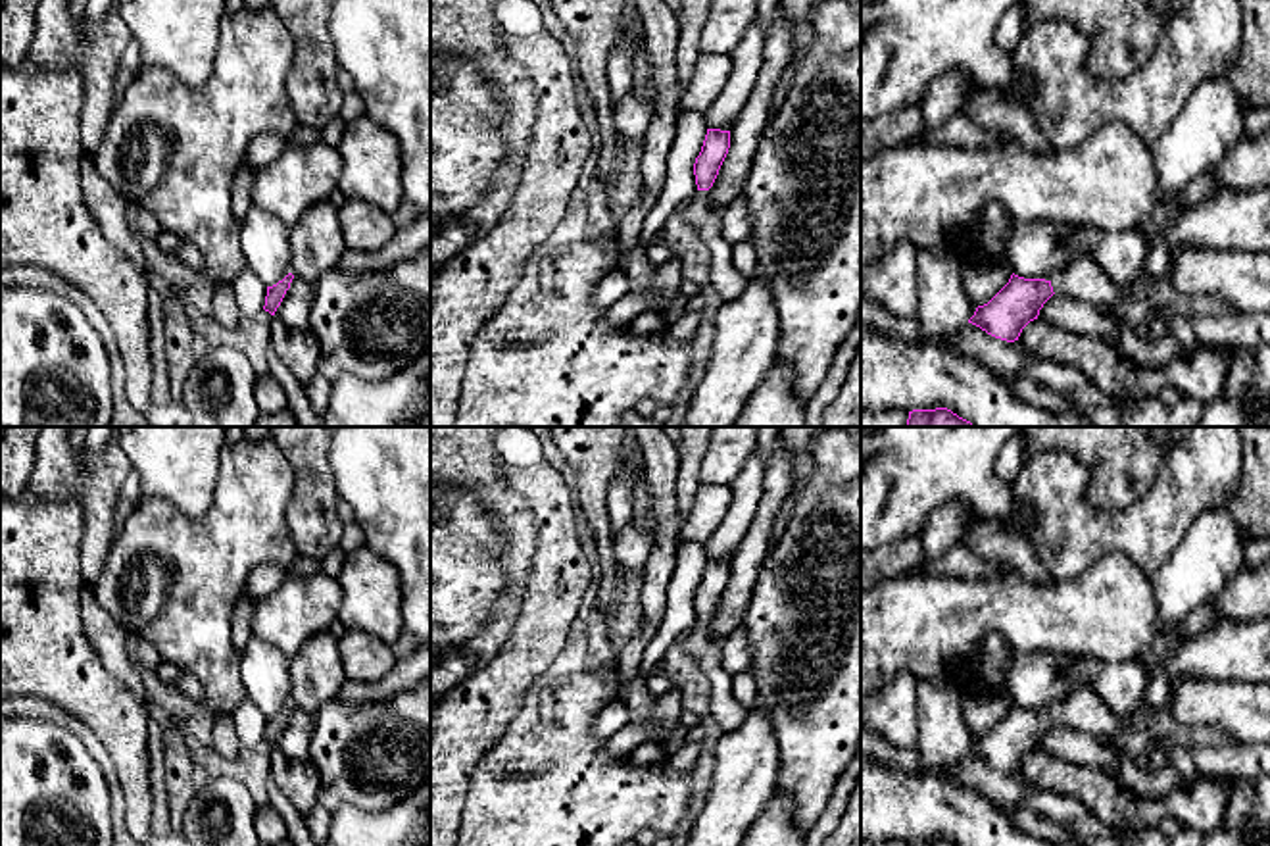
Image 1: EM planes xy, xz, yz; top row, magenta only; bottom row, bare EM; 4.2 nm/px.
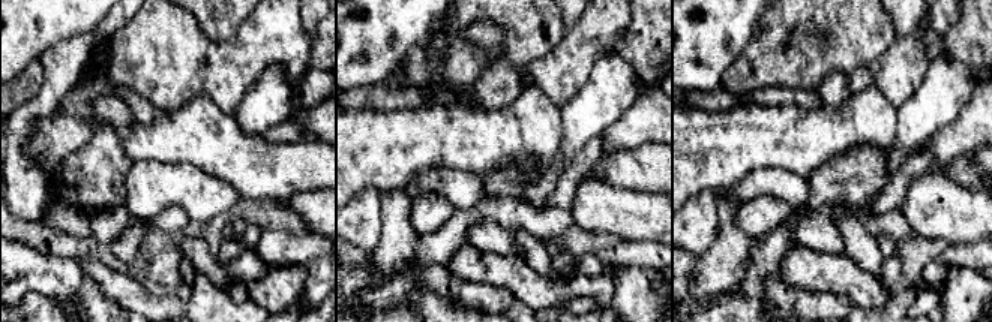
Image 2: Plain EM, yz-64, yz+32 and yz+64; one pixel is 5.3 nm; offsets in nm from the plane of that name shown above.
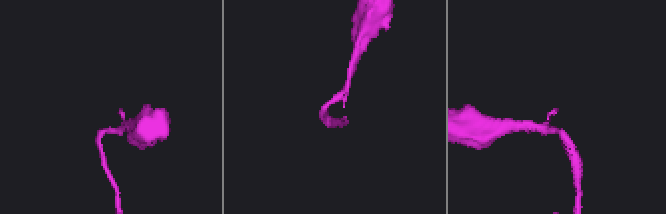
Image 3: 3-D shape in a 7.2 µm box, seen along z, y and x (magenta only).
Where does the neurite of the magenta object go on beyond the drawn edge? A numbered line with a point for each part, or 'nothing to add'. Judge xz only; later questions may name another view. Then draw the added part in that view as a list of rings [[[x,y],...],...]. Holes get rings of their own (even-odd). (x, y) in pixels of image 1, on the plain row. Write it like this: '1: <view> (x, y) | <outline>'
1: xz (706, 650) | [[[697,621],[696,629],[680,644],[711,683],[711,719],[722,731],[738,729],[747,709],[732,696],[732,675],[720,663],[722,642],[711,636],[709,621]]]

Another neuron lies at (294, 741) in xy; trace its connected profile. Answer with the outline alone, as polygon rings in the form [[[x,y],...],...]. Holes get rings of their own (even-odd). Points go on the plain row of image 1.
[[[294,708],[273,748],[292,759],[309,759],[313,729],[313,715],[305,713],[300,708]]]

